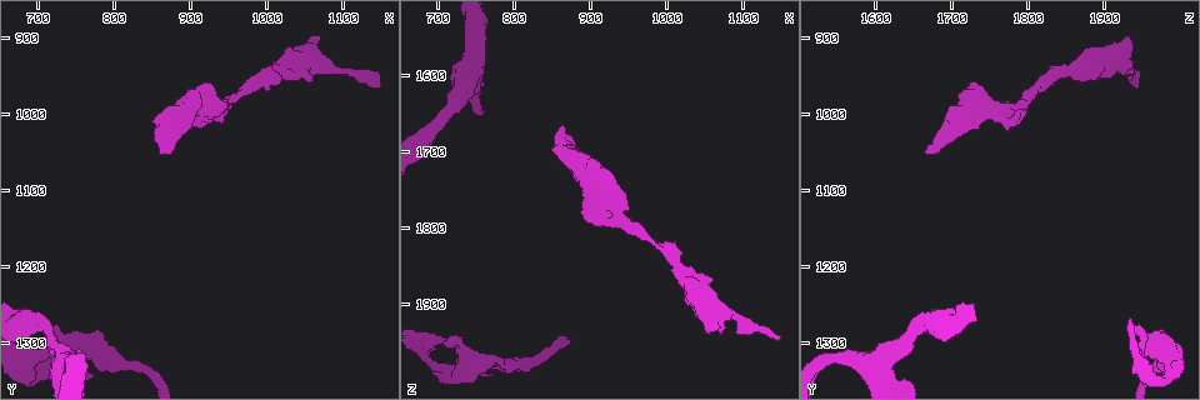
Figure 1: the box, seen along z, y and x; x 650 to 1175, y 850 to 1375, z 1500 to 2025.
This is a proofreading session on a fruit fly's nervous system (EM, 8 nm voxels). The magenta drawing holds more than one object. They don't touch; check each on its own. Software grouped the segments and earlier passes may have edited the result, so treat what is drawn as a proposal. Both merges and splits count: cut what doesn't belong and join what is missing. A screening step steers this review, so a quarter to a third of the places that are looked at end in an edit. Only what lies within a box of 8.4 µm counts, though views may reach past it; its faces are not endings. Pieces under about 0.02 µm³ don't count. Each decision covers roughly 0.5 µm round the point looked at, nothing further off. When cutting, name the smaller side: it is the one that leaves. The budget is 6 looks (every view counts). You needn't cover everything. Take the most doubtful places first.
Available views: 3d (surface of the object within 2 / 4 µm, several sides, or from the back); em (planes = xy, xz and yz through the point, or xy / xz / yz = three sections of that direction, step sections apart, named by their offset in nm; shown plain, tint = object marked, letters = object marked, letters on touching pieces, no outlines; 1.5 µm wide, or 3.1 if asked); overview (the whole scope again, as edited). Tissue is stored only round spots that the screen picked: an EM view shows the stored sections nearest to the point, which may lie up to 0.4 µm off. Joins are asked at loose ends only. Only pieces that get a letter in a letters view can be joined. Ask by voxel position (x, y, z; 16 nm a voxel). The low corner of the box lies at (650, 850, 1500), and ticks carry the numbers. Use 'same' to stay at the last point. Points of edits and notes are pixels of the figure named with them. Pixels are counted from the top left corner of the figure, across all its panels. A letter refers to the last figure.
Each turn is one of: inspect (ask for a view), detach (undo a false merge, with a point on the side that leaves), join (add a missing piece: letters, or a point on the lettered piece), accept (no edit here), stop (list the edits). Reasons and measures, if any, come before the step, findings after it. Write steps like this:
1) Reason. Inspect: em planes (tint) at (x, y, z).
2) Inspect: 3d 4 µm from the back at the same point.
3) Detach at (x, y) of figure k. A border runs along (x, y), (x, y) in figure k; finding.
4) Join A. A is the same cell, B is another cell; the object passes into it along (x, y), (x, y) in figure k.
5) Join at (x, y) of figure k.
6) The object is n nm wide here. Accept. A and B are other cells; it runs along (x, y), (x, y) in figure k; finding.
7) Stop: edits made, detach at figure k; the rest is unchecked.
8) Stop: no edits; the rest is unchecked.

Free end. Inspect: 3d 4 µm at (890, 1010, 1760).

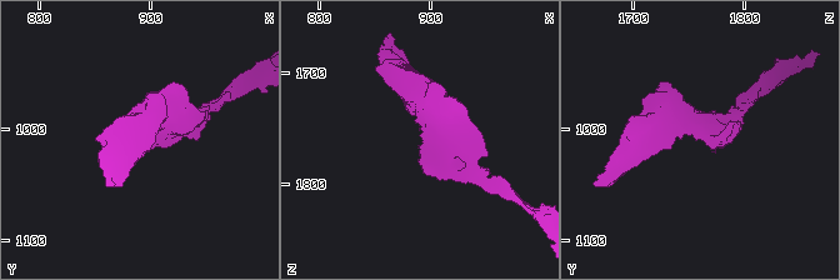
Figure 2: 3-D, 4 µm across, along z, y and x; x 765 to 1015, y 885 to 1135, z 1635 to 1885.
Now the EM. Inspect: em xz step 8 (letters) at (892, 1010, 1764).

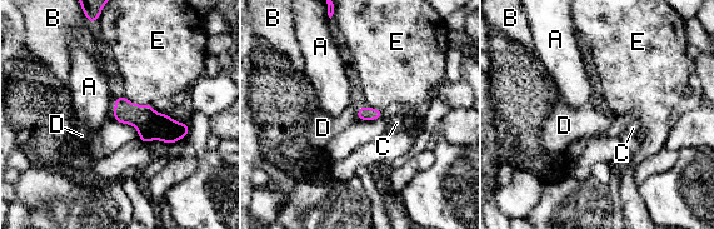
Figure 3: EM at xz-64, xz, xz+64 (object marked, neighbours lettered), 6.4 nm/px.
Accept. A, B, C, D and E are other cells; it runs along (118, 100), (154, 127), (185, 128) in figure 3; none of them fits.

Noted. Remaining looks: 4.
Sudden change in width. Inspect: em planes (tint) at (1020, 945, 1860).

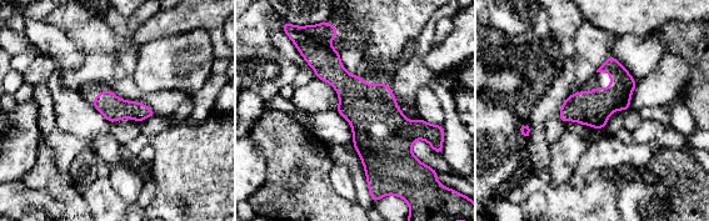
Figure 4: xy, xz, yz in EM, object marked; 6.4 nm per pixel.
What lies round it. Inspect: em planes (letters) at the same point.

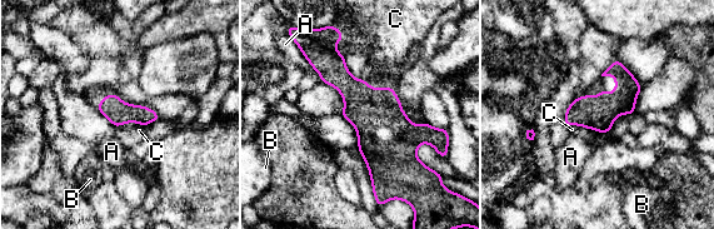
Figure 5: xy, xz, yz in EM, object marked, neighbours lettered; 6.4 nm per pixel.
The longest contact is with A, 240 nm. Accept. A, B and C are other cells; a border runs along (143, 125), (124, 123), (116, 128) in figure 5; all the same cell.

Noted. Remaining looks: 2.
Stop: no edits; the rest is unchecked.

